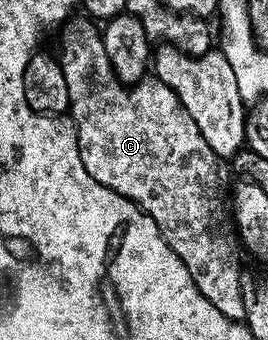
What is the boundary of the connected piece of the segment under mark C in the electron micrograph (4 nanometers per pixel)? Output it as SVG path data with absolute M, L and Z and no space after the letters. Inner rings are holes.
M70 16L60 26L62 29L59 60L63 79L67 79L67 99L69 100L67 113L75 123L79 159L83 159L83 167L87 167L87 175L91 175L91 179L103 183L103 187L131 199L144 213L151 215L151 219L155 219L155 227L159 227L159 231L163 235L163 239L169 243L171 251L175 251L175 255L179 255L183 267L187 267L187 271L191 271L191 279L195 279L195 287L199 287L203 299L207 299L207 303L212 303L218 311L223 311L223 315L227 315L227 319L238 323L244 322L246 320L245 293L243 288L241 289L241 257L237 254L239 241L235 236L234 226L232 224L225 225L225 217L227 221L227 214L230 212L231 205L227 200L227 189L225 193L225 177L221 174L222 158L217 157L215 151L211 151L211 147L207 147L207 139L203 139L195 119L191 119L191 115L187 115L187 107L183 107L179 95L175 95L175 91L171 91L171 87L167 87L167 83L163 83L155 75L146 75L133 85L123 84L111 67L111 59L107 59L107 51L103 47L103 39L101 38L101 29L88 16L80 16Z

